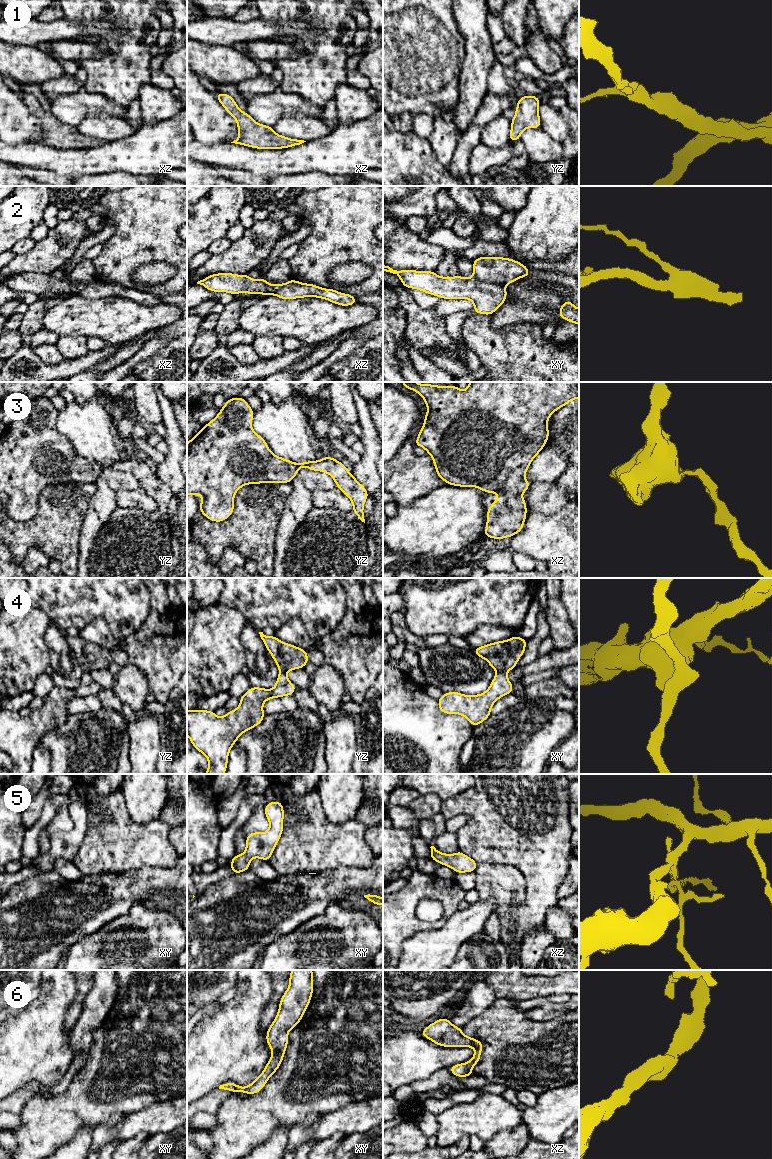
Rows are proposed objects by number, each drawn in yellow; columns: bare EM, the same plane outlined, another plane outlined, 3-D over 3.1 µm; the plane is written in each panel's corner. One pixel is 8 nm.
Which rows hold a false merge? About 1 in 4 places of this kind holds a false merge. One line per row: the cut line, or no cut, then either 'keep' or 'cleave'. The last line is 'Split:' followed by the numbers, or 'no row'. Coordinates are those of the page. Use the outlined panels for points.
1: no cut; keep
2: cut in xy along (473, 276), (482, 281), (502, 285); cleave
3: no cut; keep
4: cut in xy along (497, 671), (505, 673); cleave
5: no cut; keep
6: no cut; keep
Split: 2, 4

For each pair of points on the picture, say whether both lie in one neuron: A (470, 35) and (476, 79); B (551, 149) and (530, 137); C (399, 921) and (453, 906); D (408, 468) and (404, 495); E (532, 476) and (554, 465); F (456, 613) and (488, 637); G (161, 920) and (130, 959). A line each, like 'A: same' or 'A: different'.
A: same
B: same
C: same
D: same
E: same
F: different
G: same

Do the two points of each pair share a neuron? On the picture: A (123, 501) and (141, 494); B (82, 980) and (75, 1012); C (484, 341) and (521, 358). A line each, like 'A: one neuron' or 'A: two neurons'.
A: one neuron
B: one neuron
C: one neuron

